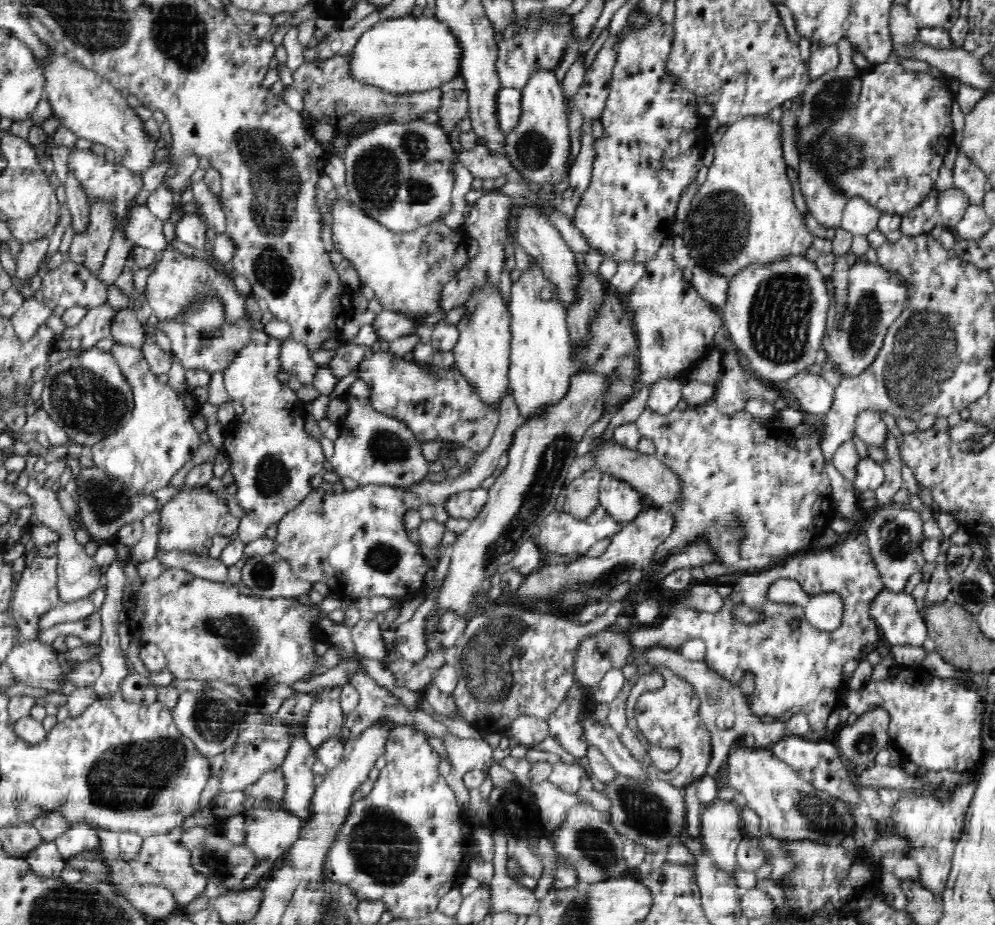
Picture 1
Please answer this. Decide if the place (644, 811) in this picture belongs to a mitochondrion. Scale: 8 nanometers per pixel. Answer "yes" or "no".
yes

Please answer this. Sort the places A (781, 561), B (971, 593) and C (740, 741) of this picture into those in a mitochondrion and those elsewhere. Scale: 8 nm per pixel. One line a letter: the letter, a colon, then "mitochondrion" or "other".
A: other
B: mitochondrion
C: other

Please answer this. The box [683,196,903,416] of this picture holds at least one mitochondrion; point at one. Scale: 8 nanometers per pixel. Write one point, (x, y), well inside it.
(779, 313)

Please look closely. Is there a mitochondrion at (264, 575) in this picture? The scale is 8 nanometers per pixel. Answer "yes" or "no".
yes

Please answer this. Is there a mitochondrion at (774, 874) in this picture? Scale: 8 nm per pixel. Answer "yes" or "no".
no

